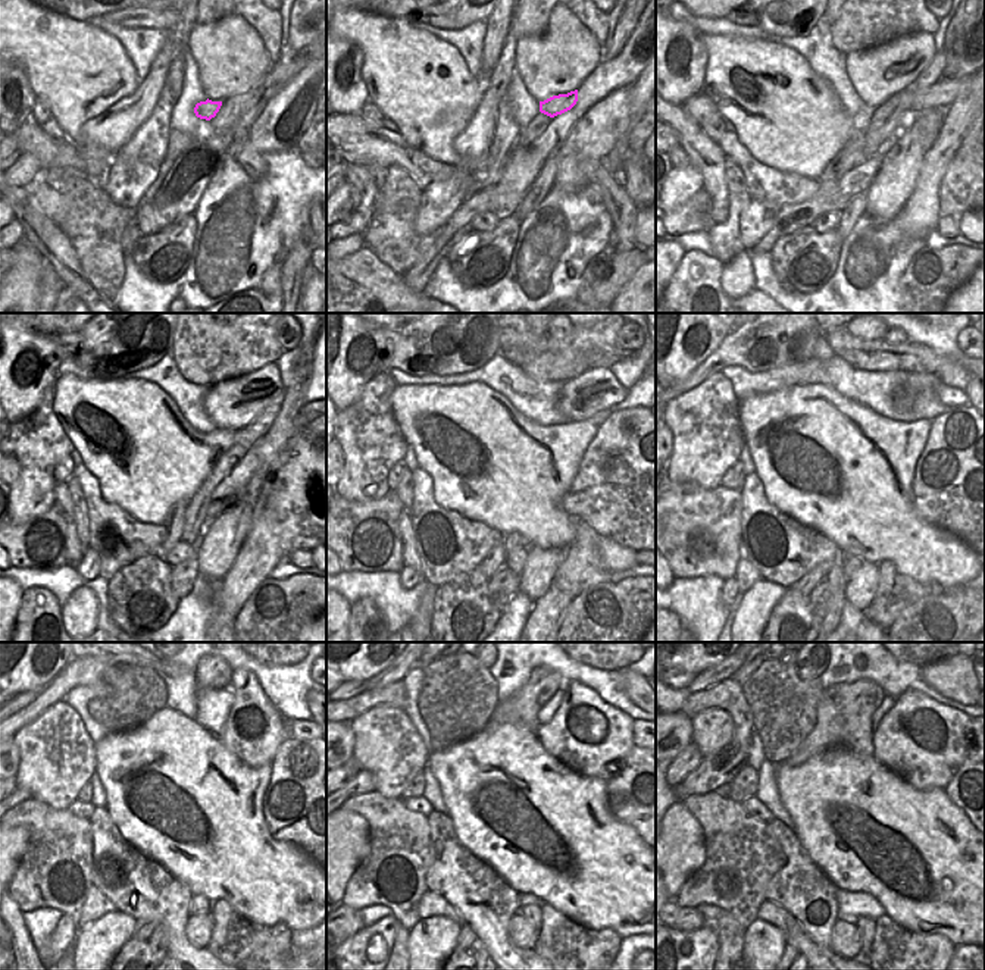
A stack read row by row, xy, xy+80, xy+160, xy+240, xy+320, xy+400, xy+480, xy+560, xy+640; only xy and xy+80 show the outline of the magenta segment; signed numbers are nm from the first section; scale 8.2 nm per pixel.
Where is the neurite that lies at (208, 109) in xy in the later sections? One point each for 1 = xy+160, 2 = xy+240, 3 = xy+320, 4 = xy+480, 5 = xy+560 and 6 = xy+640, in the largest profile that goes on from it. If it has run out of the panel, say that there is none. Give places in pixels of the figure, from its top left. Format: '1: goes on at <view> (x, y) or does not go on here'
1: goes on at xy+160 (941, 94)
2: goes on at xy+240 (296, 419)
3: does not go on here
4: does not go on here
5: does not go on here
6: does not go on here

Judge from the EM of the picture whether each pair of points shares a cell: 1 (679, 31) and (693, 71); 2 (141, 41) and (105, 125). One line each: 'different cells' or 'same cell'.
1: same cell
2: different cells

